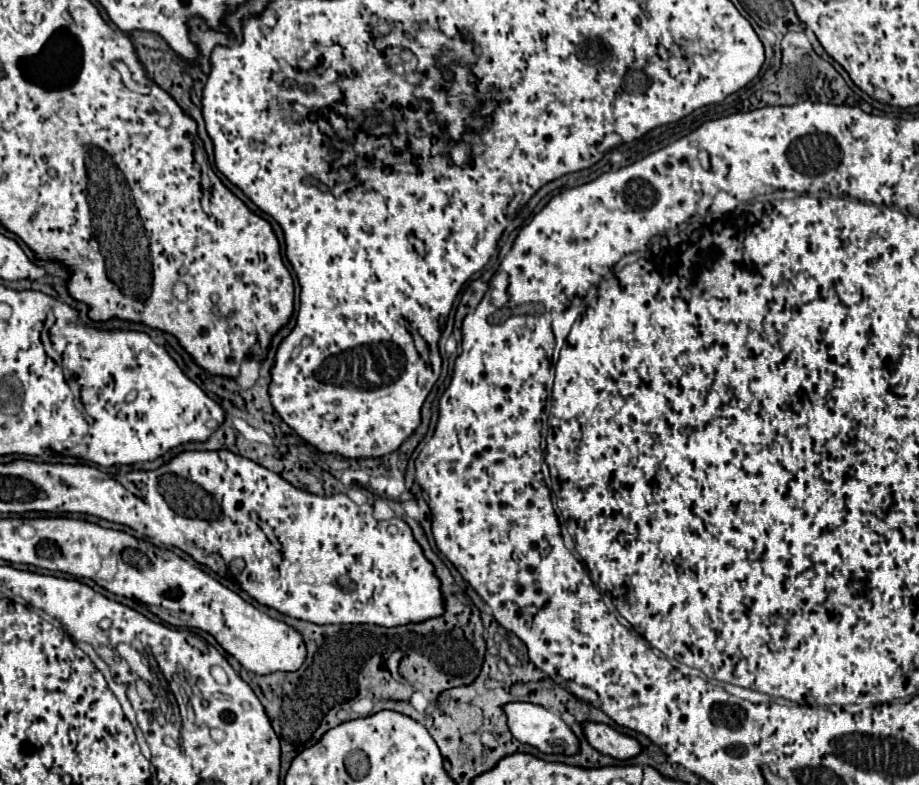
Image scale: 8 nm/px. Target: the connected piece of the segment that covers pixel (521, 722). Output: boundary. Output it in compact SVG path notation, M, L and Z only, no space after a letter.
M512 702L512 704L506 704L504 710L506 710L506 716L508 716L510 732L514 734L516 740L520 740L524 744L530 744L544 754L574 756L574 754L580 752L580 740L570 730L570 726L560 718L560 714L554 714L552 710L530 704L530 702Z

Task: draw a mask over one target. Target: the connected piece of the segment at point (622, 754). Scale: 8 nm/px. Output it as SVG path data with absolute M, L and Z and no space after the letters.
M586 722L584 724L584 734L588 738L588 742L602 754L612 756L616 760L630 760L634 756L638 756L642 752L642 746L638 740L624 736L620 732L616 732L614 728L606 726L606 724L594 724L594 722Z

